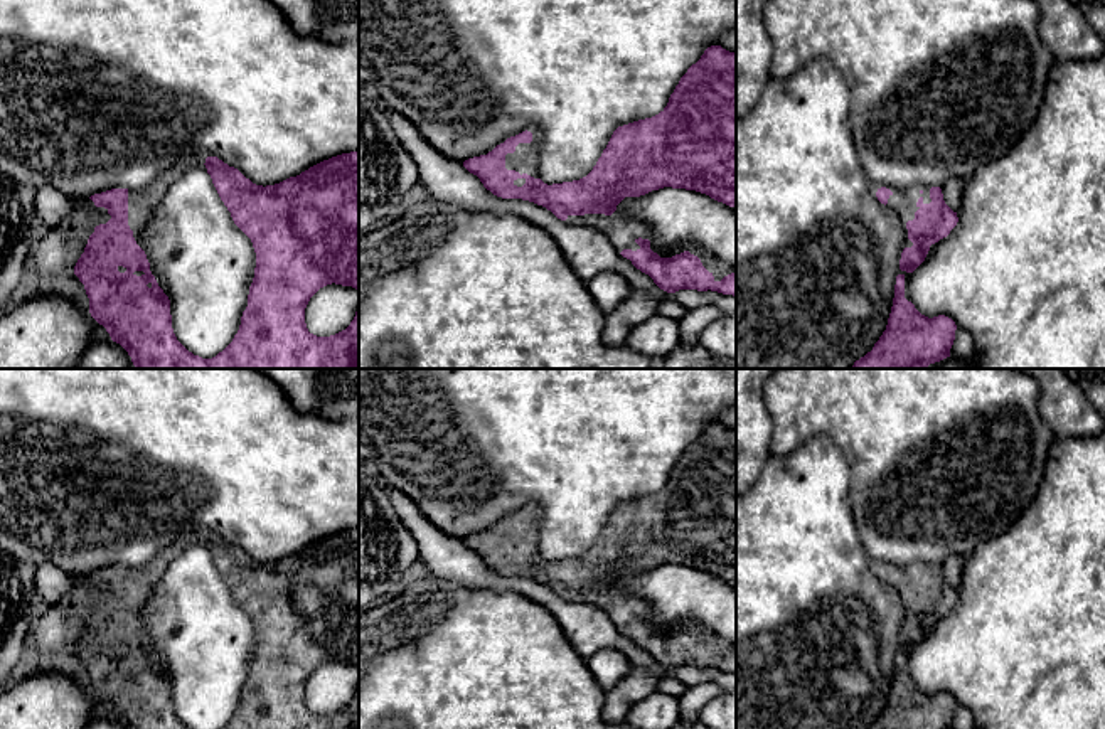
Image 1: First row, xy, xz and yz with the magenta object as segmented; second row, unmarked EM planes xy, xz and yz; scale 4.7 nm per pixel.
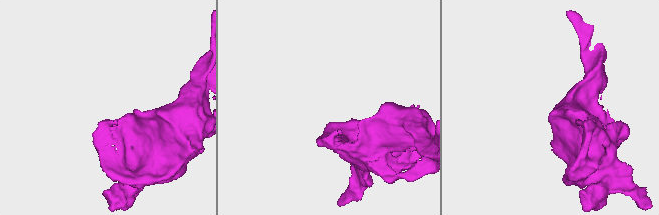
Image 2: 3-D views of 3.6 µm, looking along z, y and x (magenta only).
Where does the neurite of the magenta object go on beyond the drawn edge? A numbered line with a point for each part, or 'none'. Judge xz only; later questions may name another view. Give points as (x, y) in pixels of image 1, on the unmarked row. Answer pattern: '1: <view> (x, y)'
1: xz (526, 536)
2: xz (718, 645)

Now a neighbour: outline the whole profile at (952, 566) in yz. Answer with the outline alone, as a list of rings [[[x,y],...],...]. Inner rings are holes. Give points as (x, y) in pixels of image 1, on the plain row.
[[[952,554],[943,562],[940,562],[943,577],[953,589],[960,588],[964,564],[965,557],[960,554]]]

